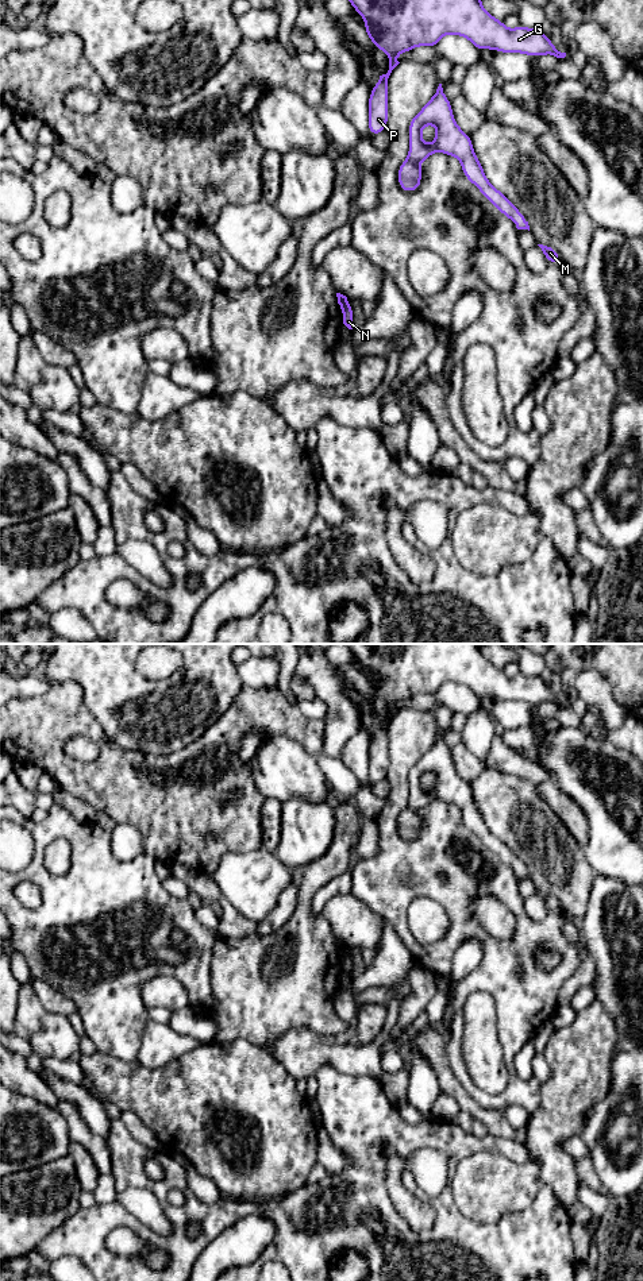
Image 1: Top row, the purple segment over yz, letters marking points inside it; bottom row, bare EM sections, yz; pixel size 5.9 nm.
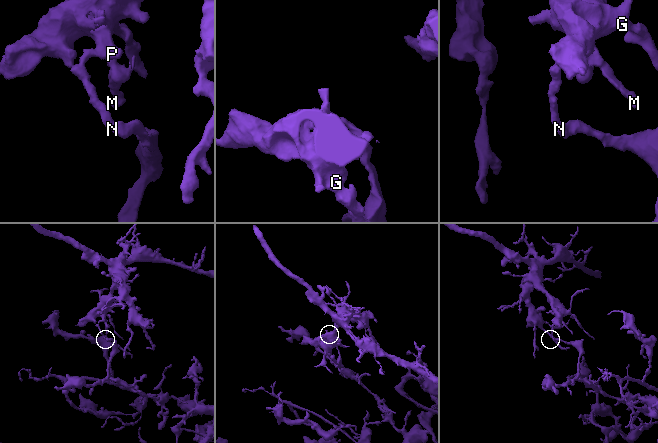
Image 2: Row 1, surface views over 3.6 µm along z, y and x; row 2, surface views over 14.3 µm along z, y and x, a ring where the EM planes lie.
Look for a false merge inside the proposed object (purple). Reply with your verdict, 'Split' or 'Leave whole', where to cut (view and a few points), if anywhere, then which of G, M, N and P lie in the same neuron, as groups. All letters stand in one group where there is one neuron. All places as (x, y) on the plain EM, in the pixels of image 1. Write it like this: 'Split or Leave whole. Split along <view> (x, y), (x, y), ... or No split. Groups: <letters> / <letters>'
Split. Split along yz (349, 952), (343, 959). Groups: G M P / N

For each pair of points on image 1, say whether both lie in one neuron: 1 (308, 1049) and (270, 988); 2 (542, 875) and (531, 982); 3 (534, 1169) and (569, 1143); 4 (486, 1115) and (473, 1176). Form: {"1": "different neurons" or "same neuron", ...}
{"1": "different neurons", "2": "different neurons", "3": "different neurons", "4": "different neurons"}

